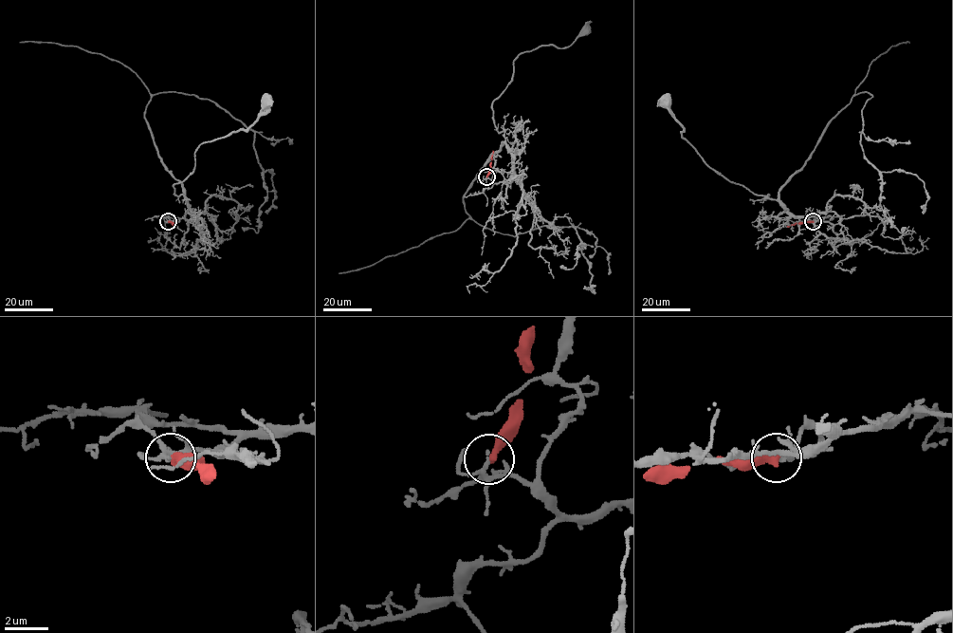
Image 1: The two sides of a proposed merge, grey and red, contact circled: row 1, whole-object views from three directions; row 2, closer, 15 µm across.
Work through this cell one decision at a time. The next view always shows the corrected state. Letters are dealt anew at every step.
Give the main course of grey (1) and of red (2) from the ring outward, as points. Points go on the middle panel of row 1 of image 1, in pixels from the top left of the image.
1: (486, 176), (500, 183), (514, 174), (492, 109), (510, 81), (514, 60), (541, 46), (568, 47), (585, 30)
2: (486, 176), (493, 150)

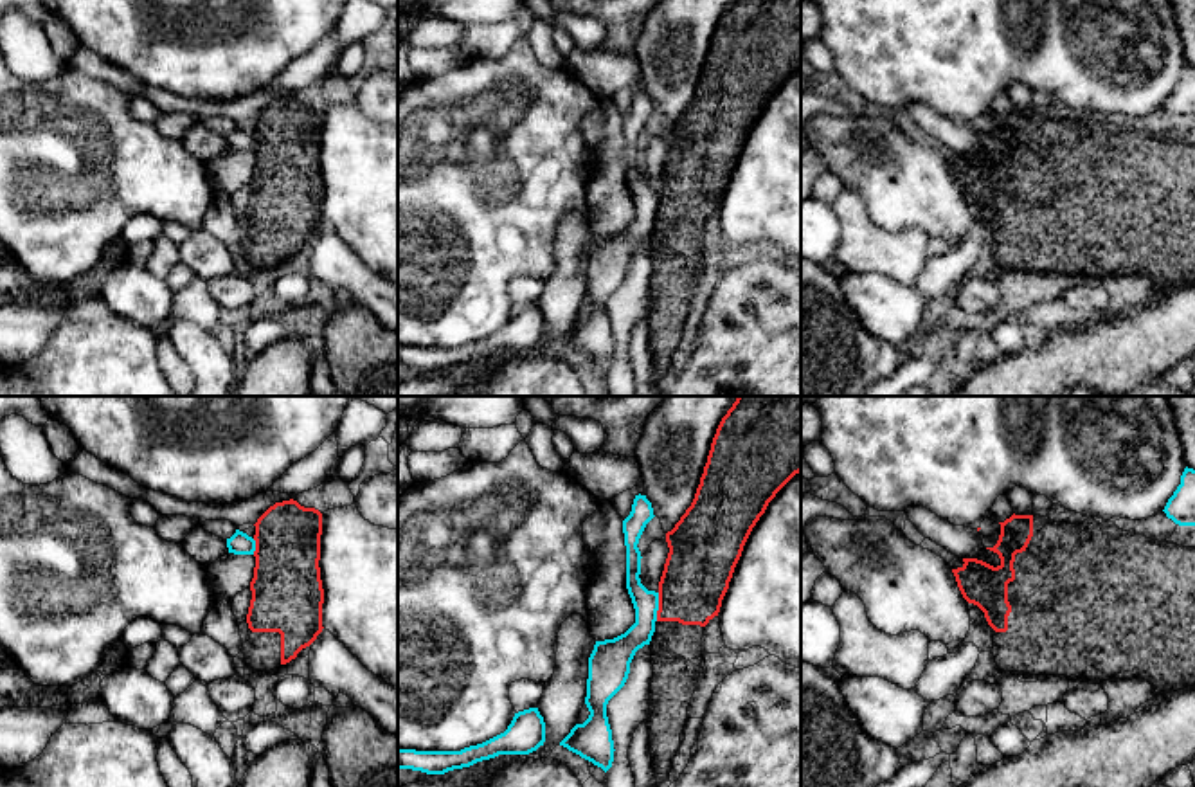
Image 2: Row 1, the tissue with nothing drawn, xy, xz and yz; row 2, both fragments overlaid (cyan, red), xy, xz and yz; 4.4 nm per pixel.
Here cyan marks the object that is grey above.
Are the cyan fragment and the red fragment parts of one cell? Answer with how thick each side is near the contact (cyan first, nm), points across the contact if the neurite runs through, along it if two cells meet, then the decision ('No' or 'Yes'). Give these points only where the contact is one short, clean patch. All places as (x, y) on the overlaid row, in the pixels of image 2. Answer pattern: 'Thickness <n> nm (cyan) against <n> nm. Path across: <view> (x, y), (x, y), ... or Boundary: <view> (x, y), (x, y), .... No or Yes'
Thickness 120 nm (cyan) against 300 nm. Boundary: xz (659, 593), (655, 620). No

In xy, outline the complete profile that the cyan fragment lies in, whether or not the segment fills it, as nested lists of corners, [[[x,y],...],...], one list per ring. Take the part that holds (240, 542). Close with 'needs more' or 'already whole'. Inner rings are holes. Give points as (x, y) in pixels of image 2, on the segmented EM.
[[[236,529],[236,533],[230,538],[227,538],[227,547],[229,547],[229,553],[234,553],[234,555],[254,555],[256,540],[247,533]]]; already whole

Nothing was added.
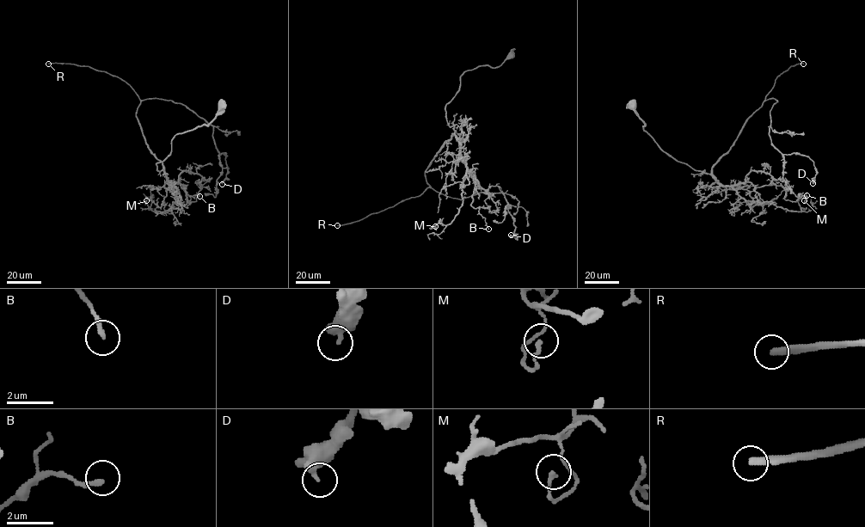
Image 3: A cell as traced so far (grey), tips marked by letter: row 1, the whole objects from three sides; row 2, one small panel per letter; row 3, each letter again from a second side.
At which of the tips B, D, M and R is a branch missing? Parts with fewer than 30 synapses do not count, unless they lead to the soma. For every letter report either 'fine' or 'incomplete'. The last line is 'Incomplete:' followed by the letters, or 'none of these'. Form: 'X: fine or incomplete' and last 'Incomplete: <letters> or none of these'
B: fine
D: fine
M: fine
R: incomplete
Incomplete: R

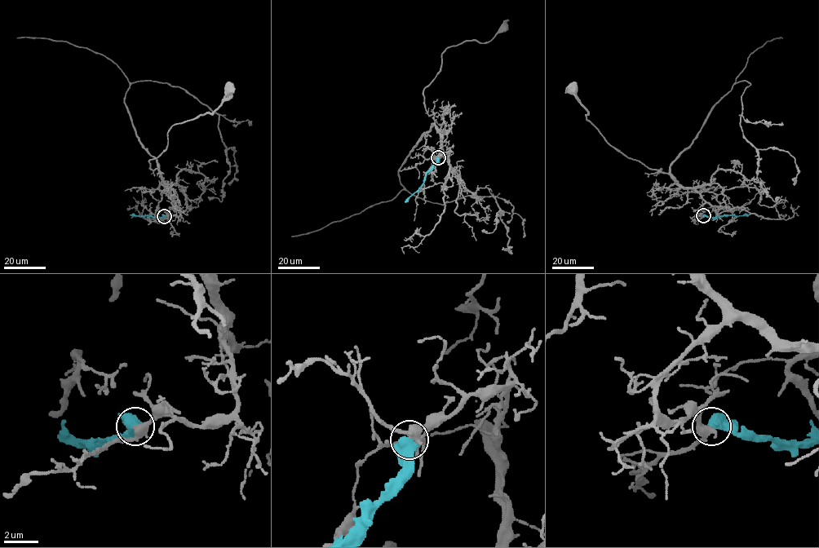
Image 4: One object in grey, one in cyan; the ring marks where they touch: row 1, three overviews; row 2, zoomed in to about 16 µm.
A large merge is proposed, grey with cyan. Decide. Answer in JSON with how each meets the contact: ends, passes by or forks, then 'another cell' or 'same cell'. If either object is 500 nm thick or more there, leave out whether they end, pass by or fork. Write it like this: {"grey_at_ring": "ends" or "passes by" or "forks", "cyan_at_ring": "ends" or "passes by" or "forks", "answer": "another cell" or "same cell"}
{"grey_at_ring": "passes by", "cyan_at_ring": "passes by", "answer": "another cell"}

